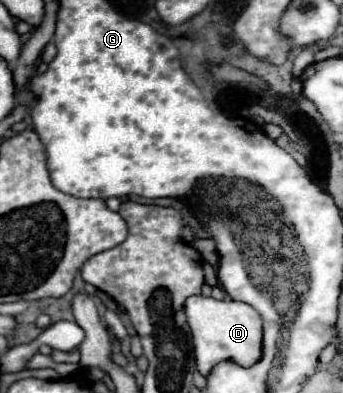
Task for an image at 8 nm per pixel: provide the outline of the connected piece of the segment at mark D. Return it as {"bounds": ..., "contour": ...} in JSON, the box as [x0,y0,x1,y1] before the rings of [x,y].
{"bounds":[185,296,263,376],"contour":[[[191,296],[185,302],[185,314],[193,334],[197,370],[203,376],[209,376],[211,368],[221,362],[233,362],[237,366],[251,368],[251,364],[257,364],[259,356],[263,356],[263,318],[249,304]]]}

